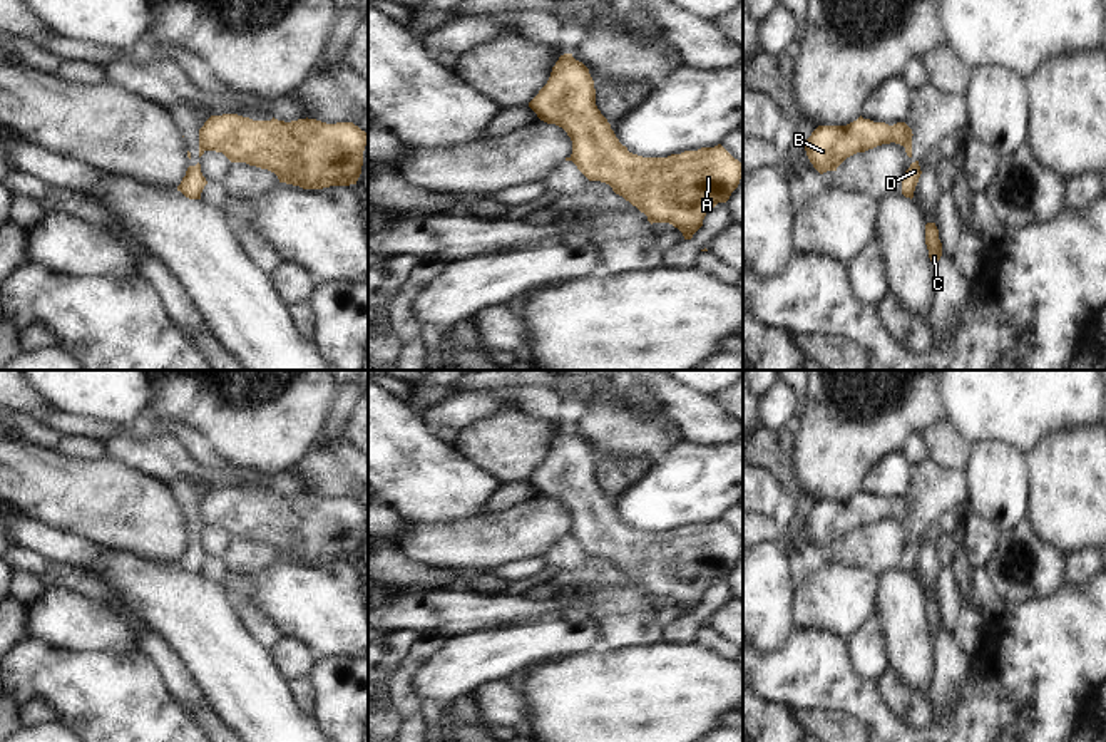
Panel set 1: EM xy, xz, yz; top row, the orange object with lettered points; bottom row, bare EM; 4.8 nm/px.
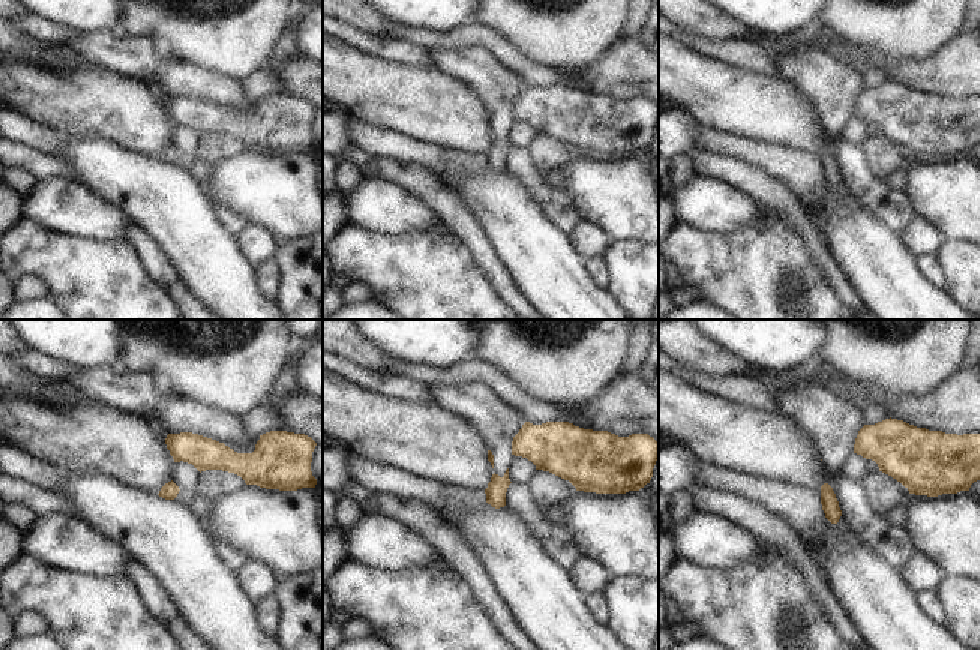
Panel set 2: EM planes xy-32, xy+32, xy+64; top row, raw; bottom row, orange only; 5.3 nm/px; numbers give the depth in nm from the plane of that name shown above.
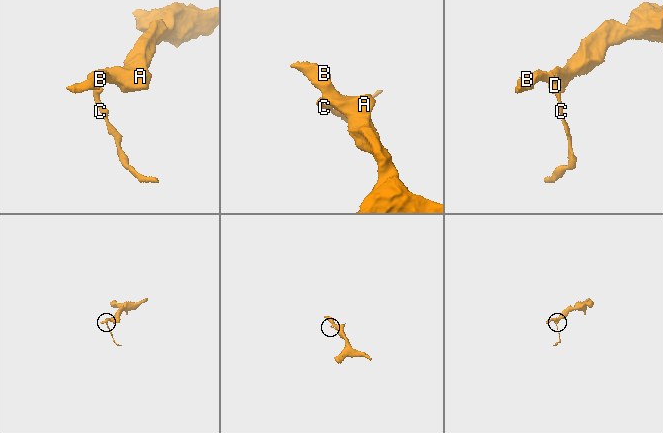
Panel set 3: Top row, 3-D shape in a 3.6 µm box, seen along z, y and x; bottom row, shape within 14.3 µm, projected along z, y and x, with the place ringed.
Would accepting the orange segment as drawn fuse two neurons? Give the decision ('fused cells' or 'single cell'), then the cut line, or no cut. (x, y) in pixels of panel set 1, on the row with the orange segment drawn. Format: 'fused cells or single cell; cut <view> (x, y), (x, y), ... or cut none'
fused cells; cut xy (199, 141), (204, 149)

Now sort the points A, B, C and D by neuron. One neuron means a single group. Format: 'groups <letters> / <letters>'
groups A B / C D

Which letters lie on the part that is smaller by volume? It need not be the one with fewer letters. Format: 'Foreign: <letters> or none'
Foreign: C, D

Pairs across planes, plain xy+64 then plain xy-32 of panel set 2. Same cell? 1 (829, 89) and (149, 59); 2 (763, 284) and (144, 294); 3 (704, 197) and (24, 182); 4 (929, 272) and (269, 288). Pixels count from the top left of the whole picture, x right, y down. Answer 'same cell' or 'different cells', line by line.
1: same cell
2: same cell
3: different cells
4: same cell

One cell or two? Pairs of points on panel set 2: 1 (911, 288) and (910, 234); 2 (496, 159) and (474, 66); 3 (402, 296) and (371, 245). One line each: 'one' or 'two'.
1: two
2: one
3: one

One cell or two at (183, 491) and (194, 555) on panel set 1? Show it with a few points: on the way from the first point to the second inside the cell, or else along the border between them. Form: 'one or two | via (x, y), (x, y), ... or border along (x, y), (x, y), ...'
one | via (191, 506), (194, 540)

